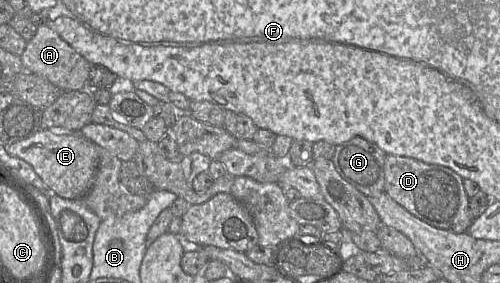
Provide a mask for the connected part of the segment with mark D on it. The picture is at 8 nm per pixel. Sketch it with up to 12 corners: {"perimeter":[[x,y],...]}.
{"perimeter":[[387,154],[385,192],[454,233],[474,217],[451,168]]}

